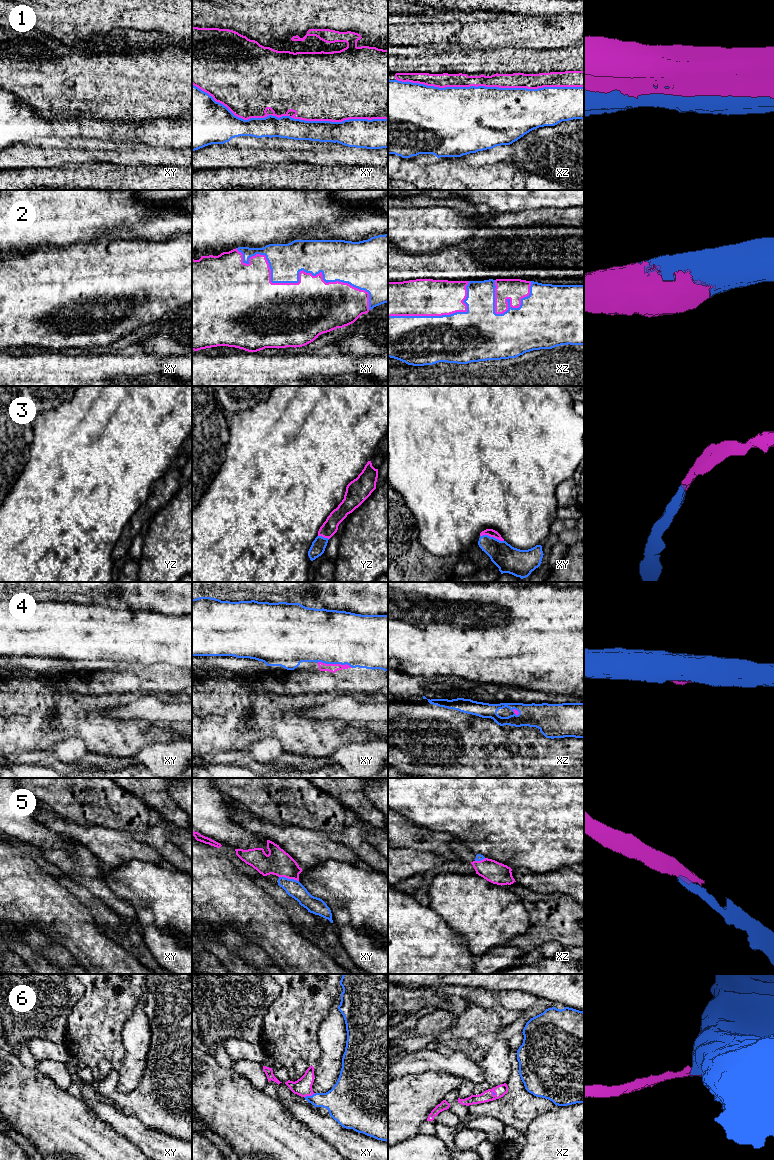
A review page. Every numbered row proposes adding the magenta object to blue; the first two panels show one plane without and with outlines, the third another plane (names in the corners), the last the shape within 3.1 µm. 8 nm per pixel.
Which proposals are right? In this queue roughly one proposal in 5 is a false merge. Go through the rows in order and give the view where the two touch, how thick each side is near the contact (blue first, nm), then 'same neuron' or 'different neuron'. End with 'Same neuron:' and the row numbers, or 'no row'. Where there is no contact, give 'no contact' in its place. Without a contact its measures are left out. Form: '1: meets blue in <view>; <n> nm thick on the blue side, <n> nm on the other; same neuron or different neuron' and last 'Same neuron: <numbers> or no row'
1: meets blue in xy; 180 nm thick on the blue side, 420 nm on the other; different neuron
2: meets blue in xy; 280 nm thick on the blue side, 440 nm on the other; same neuron
3: meets blue in xy; 220 nm thick on the blue side, 60 nm on the other; same neuron
4: meets blue in xy; 440 nm thick on the blue side, 70 nm on the other; same neuron
5: meets blue in xy; 140 nm thick on the blue side, 200 nm on the other; same neuron
6: meets blue in xy; 240 nm thick on the blue side, 140 nm on the other; same neuron
Same neuron: 2, 3, 4, 5, 6

